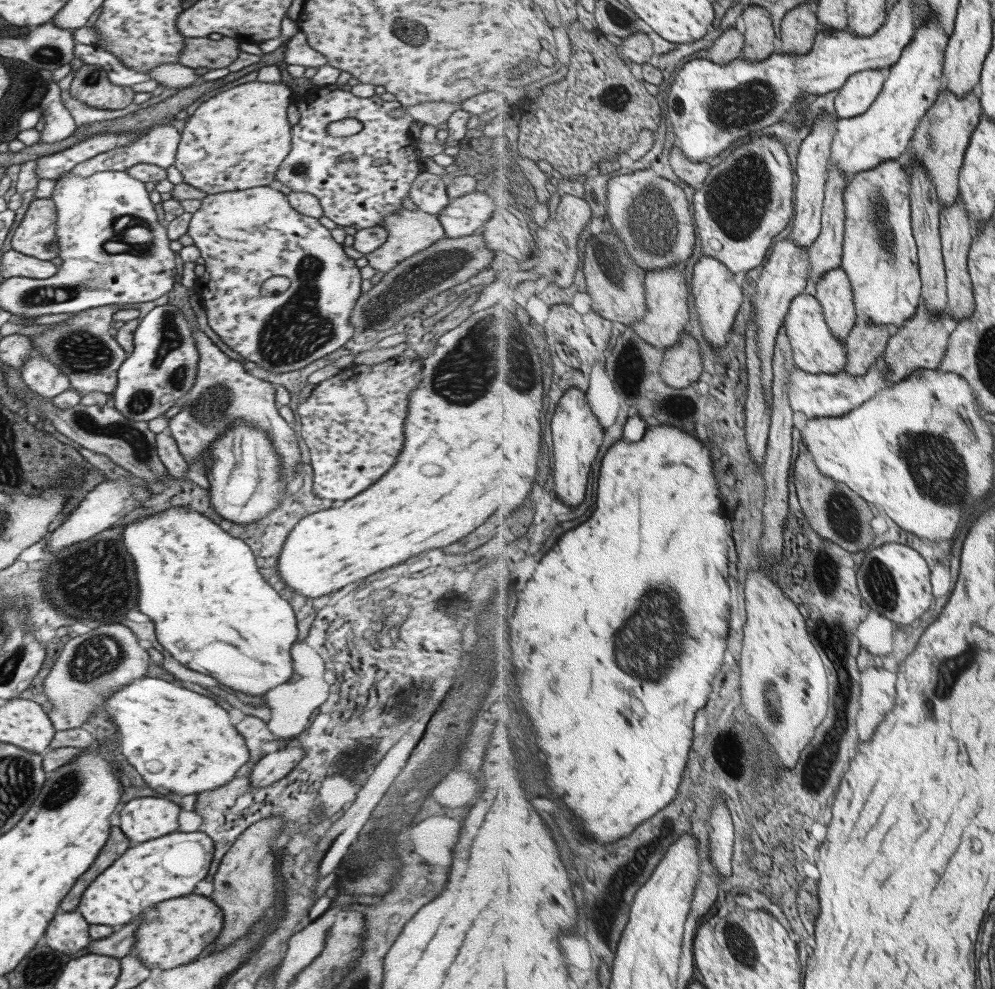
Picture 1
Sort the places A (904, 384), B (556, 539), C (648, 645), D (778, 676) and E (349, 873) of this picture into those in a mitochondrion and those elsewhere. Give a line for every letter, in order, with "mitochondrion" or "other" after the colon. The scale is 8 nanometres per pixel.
A: other
B: other
C: mitochondrion
D: mitochondrion
E: other

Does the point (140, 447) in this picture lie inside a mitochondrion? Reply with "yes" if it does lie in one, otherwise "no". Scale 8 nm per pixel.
yes

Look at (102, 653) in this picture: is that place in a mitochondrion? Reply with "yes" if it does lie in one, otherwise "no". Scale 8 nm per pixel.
yes

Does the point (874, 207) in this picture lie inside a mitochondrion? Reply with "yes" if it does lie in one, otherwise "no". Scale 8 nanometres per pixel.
yes

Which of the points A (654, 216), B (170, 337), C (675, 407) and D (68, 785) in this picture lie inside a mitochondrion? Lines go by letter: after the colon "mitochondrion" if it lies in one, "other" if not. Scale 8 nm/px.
A: mitochondrion
B: mitochondrion
C: mitochondrion
D: mitochondrion

